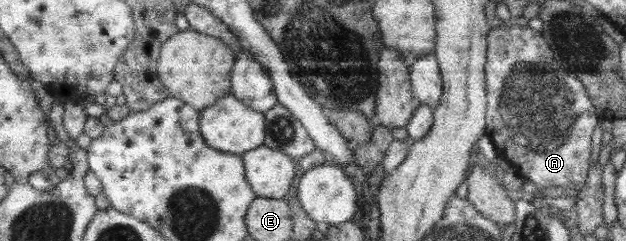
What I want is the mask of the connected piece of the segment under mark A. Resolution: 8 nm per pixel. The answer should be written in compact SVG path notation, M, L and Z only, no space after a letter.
M496 23L490 32L489 36L489 59L485 67L487 74L487 136L494 144L498 155L505 160L512 161L512 165L518 169L518 175L520 177L527 178L528 181L532 181L539 188L577 188L579 191L581 187L587 184L589 179L590 170L590 154L592 154L592 134L598 126L598 122L601 119L600 112L597 110L595 100L589 95L587 87L572 74L568 74L566 70L562 70L562 64L554 57L553 49L550 48L549 42L545 40L541 32L536 32L529 26L520 26L510 23Z

